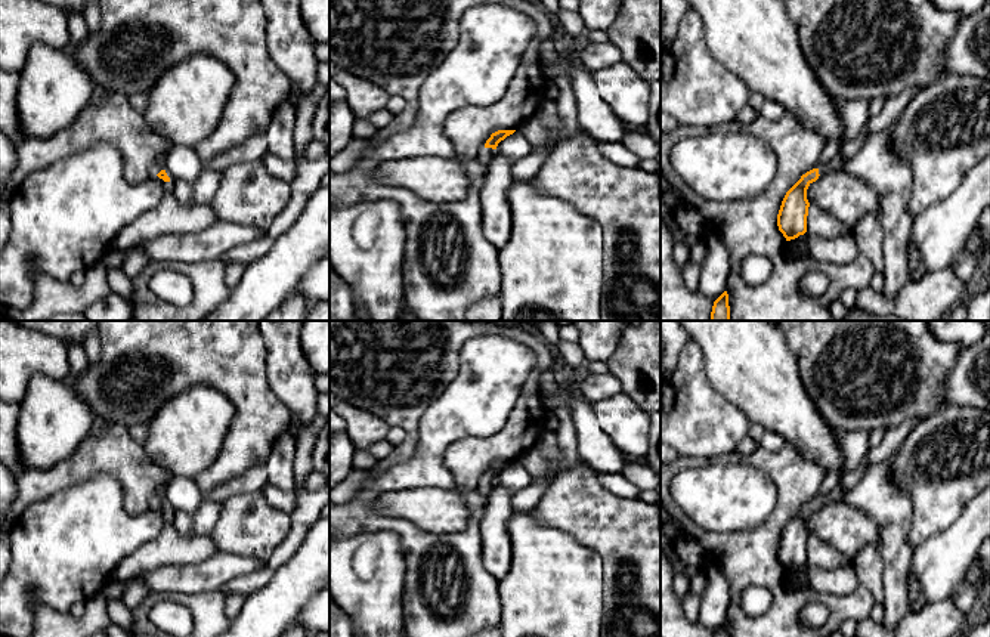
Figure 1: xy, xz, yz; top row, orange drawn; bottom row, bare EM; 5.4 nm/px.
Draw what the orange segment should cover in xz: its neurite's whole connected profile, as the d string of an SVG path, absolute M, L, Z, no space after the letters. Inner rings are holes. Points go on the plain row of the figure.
M498 461L492 464L491 469L486 471L485 477L480 480L477 491L483 495L491 494L498 474L504 471L507 467L513 466L514 463L516 461Z

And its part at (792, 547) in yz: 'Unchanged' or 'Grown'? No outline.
Grown

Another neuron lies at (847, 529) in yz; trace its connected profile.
M838 501L819 507L810 514L807 531L823 538L850 562L864 545L872 544L879 548L881 544L878 523L857 507Z

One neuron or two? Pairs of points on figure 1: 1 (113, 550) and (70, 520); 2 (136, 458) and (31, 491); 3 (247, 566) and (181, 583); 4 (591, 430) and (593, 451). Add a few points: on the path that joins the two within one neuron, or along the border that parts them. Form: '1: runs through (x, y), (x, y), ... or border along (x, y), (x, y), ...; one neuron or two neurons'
1: runs through (102, 540), (96, 534), (83, 534), (80, 531); one neuron
2: runs through (110, 458), (90, 458), (58, 478); one neuron
3: runs through (231, 566), (222, 566), (210, 575), (197, 578); one neuron
4: runs through (591, 435), (593, 447); one neuron

